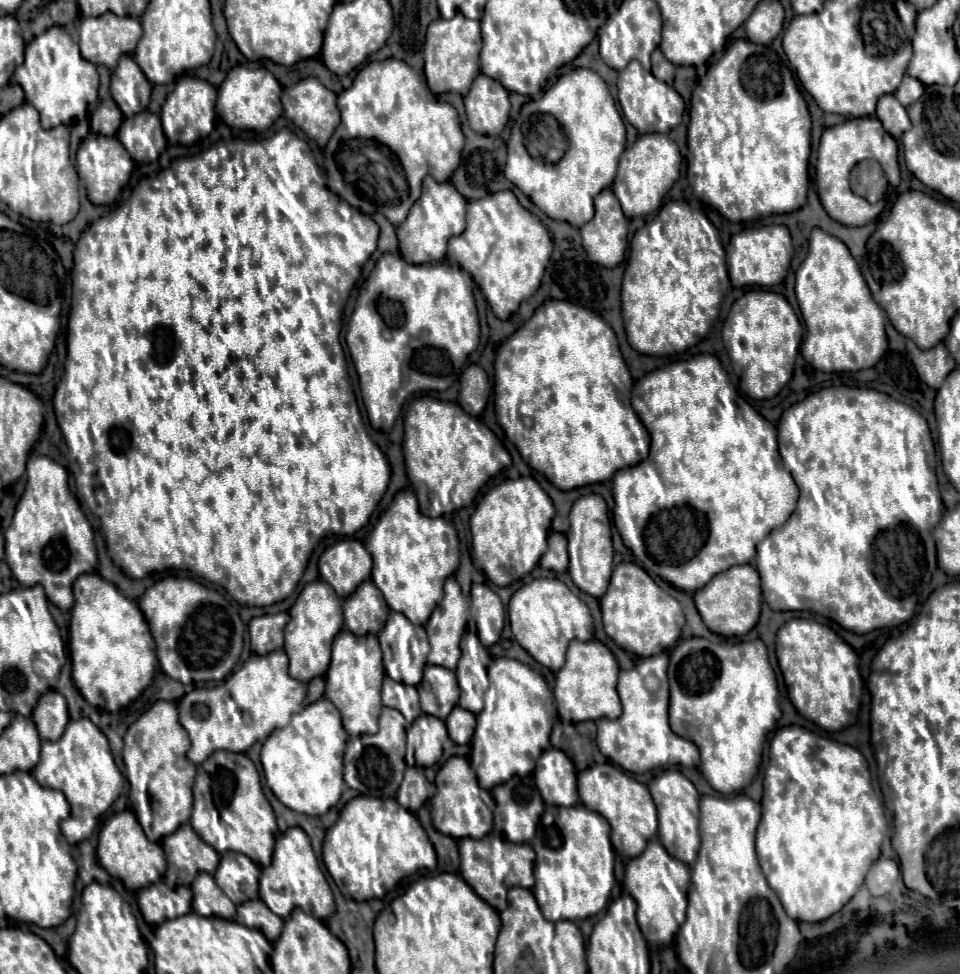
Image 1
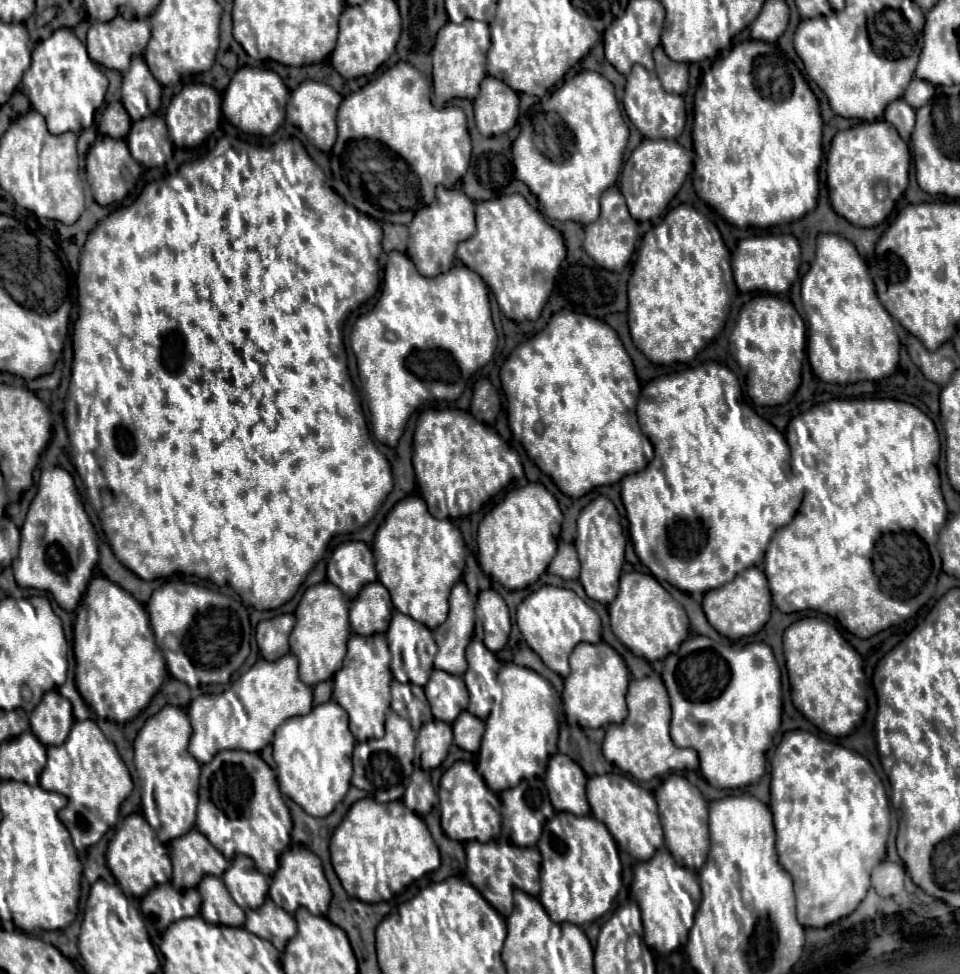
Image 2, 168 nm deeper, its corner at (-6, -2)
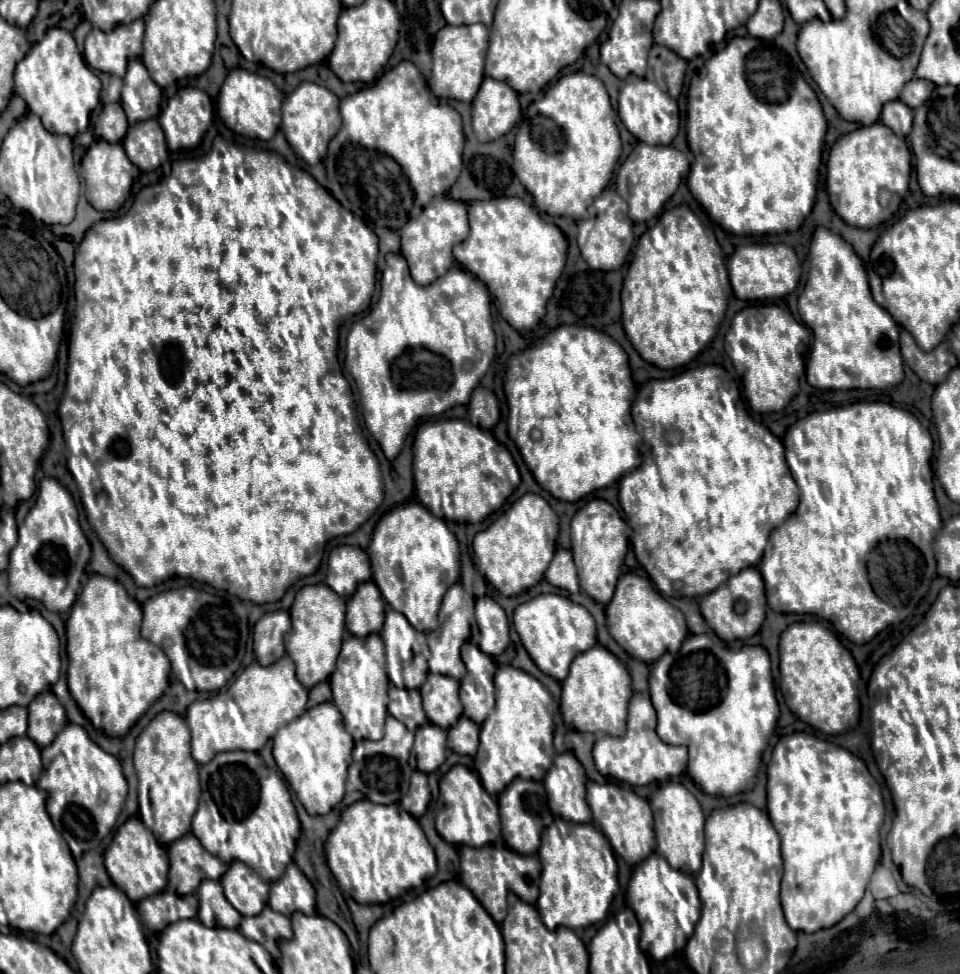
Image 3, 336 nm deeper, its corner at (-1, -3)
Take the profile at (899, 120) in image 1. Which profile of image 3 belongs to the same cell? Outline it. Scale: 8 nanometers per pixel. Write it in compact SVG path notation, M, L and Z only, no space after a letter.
M890 101L882 109L880 121L886 123L886 127L890 127L898 137L906 137L912 127L912 109L902 101Z

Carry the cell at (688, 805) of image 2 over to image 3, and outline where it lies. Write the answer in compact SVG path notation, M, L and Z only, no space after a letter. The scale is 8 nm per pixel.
M670 781L650 797L650 805L654 811L656 853L662 855L678 871L690 875L698 873L702 867L702 853L704 853L704 813L696 797L684 785Z

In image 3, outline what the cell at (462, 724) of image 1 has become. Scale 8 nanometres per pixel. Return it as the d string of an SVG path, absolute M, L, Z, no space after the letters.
M460 717L458 723L448 729L448 747L460 755L474 757L478 751L478 733L480 727L472 719Z

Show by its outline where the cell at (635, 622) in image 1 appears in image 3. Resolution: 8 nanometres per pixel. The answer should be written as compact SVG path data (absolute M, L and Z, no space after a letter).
M626 573L620 577L614 599L606 607L606 623L614 641L632 657L654 663L664 653L674 653L688 635L686 621L680 609L672 607L650 583L650 579L636 573Z

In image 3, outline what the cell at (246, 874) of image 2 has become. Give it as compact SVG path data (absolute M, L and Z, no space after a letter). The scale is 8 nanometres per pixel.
M234 861L220 879L226 899L242 915L258 915L268 901L268 883L264 883L254 869Z

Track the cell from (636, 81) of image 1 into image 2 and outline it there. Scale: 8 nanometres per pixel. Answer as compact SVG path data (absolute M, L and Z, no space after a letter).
M633 66L631 74L627 76L623 108L629 120L637 126L637 130L645 138L679 138L685 128L685 102L679 94L667 92L659 78L647 72L643 66Z

